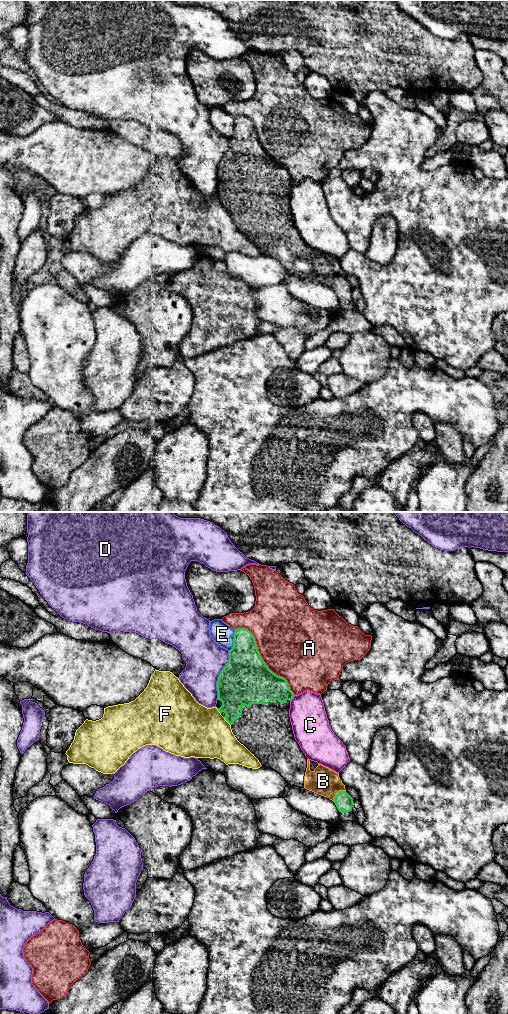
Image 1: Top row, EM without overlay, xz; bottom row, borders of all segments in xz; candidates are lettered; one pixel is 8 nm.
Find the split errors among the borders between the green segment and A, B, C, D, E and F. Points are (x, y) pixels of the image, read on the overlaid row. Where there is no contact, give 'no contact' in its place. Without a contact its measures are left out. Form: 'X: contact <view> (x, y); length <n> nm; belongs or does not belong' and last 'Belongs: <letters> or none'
A: contact xz (262, 659); length 700 nm; does not belong
B: contact xz (338, 793); length 140 nm; belongs
C: contact xz (292, 698); length 70 nm; does not belong
D: contact xz (219, 675); length 400 nm; does not belong
E: contact xz (233, 640); length 190 nm; does not belong
F: contact xz (226, 720); length 90 nm; does not belong
Belongs: B

